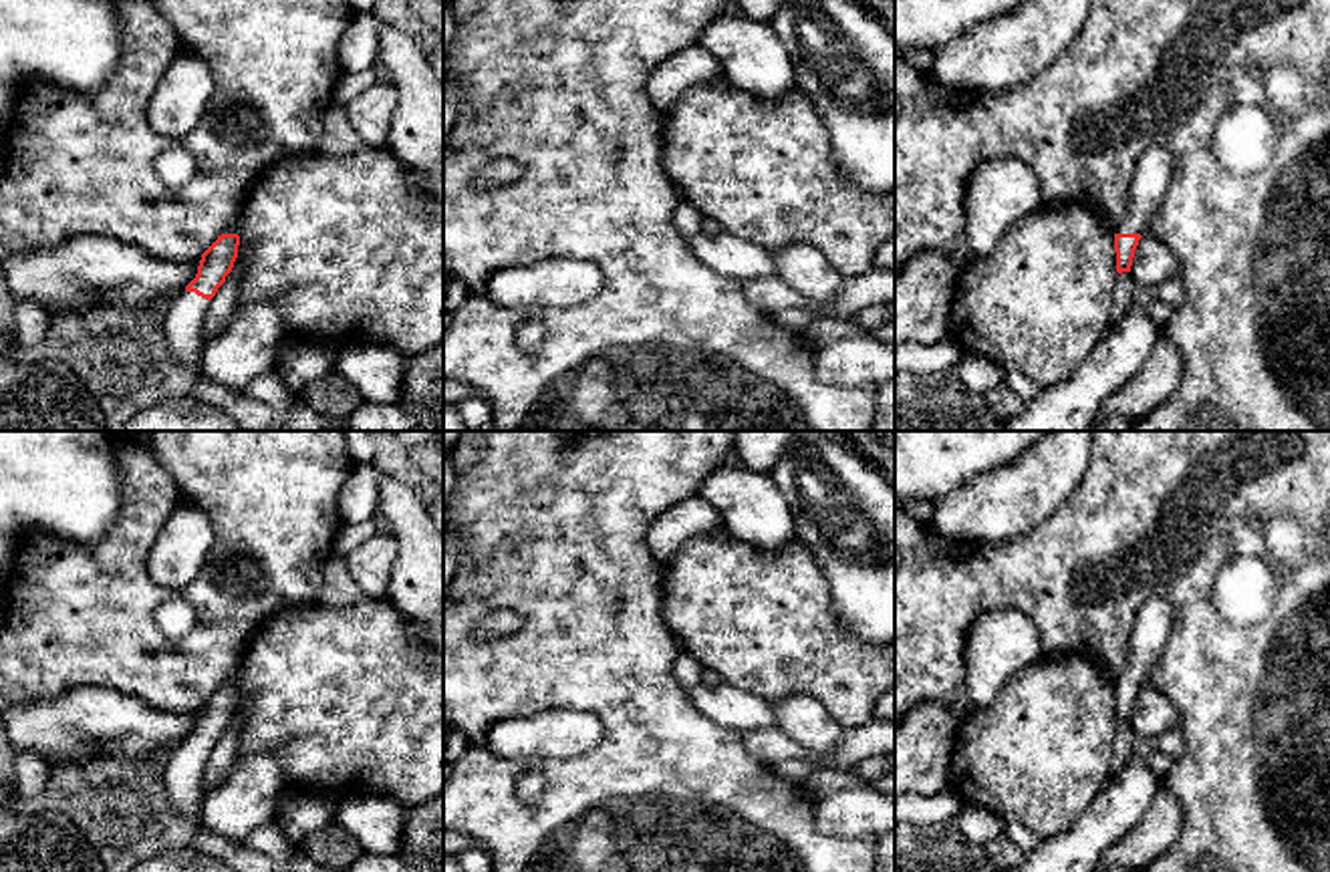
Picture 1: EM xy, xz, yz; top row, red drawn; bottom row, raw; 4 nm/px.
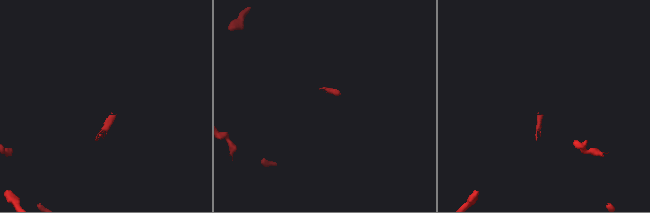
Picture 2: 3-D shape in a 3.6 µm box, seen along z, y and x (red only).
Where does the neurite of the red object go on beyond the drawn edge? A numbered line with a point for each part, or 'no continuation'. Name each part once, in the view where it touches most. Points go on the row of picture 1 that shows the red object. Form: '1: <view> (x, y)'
1: xy (184, 319)

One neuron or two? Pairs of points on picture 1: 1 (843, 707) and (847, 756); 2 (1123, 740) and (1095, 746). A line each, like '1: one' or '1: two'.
1: two
2: two

